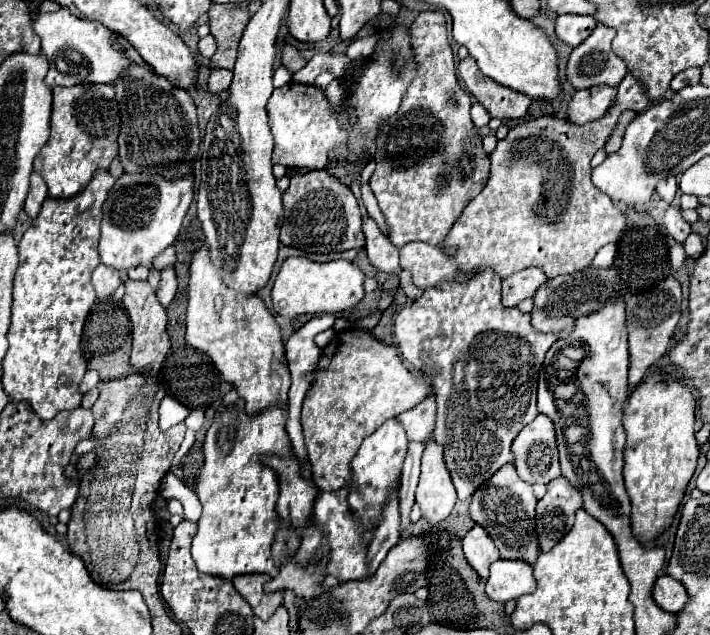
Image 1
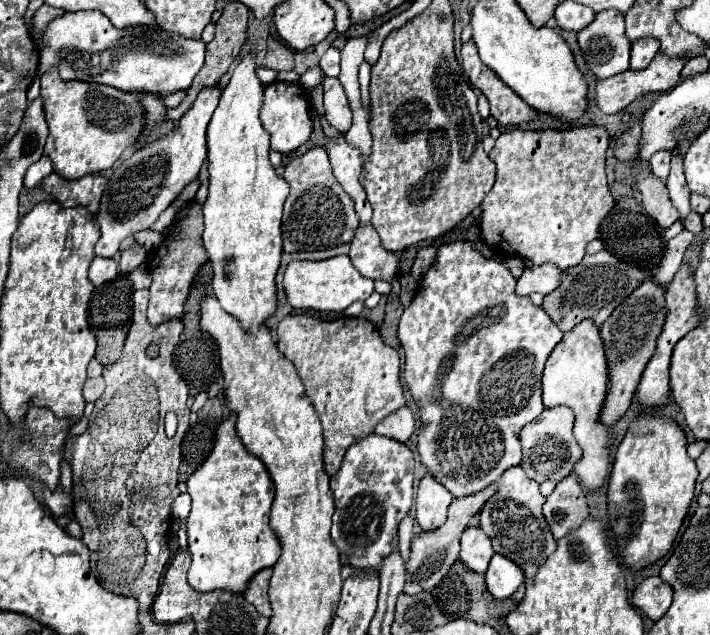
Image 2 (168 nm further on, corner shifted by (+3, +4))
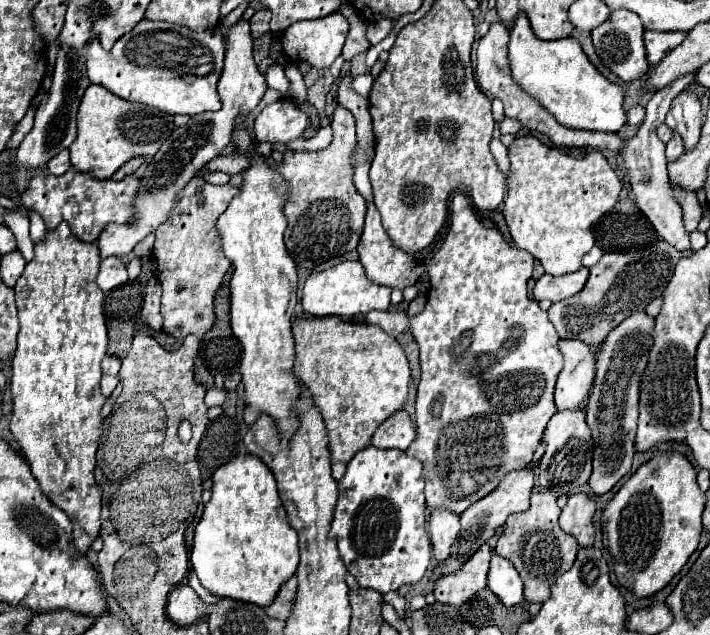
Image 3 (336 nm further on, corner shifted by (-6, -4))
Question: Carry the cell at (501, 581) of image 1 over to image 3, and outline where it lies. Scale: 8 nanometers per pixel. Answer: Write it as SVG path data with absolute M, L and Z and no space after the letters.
M501 556L491 558L491 568L489 568L489 582L487 586L491 592L505 604L505 606L515 606L523 602L523 582L513 564Z

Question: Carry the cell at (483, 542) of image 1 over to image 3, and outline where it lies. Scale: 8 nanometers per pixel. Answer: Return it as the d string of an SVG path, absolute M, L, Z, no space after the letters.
M483 544L461 566L461 570L437 580L435 598L451 606L461 606L463 602L471 600L471 596L475 596L479 590L487 586L487 572L489 572L491 556L493 556L493 550L489 548L489 544Z

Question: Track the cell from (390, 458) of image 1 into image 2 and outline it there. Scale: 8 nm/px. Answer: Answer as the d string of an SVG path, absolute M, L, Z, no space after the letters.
M370 434L364 440L354 442L346 450L340 470L330 480L330 488L334 492L334 506L336 506L336 512L332 516L332 540L338 546L340 554L346 558L348 566L372 572L380 570L382 560L390 556L394 550L394 538L402 518L410 512L414 504L412 482L414 482L414 454L406 444L398 440Z

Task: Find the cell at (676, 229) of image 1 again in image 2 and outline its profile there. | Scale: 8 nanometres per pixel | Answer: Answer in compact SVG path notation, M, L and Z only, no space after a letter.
M674 148L672 150L672 168L670 168L670 176L668 176L668 182L666 182L668 192L670 192L670 200L682 214L680 220L684 220L686 214L690 212L690 200L688 200L690 190L688 190L688 184L684 180L682 160L684 160L684 156L678 152L678 148Z

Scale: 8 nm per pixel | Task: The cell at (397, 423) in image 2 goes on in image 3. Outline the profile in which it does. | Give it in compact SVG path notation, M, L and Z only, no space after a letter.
M405 410L395 412L391 418L387 418L377 432L371 438L371 444L375 448L399 448L407 450L417 436L417 430Z

